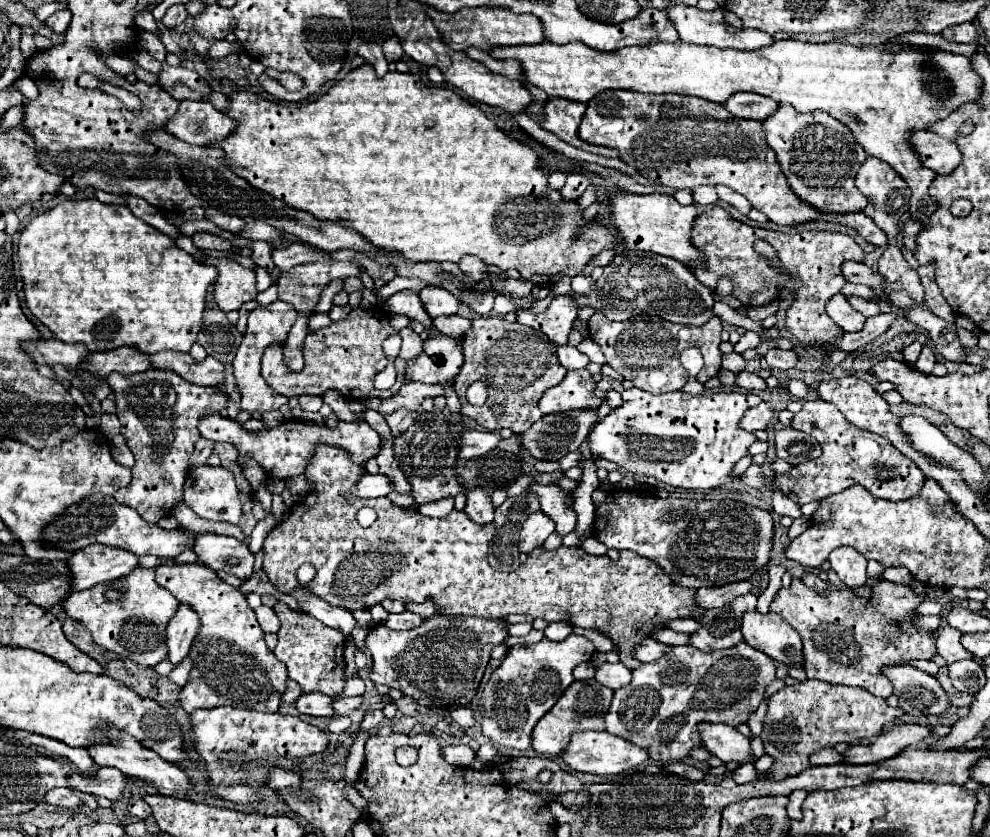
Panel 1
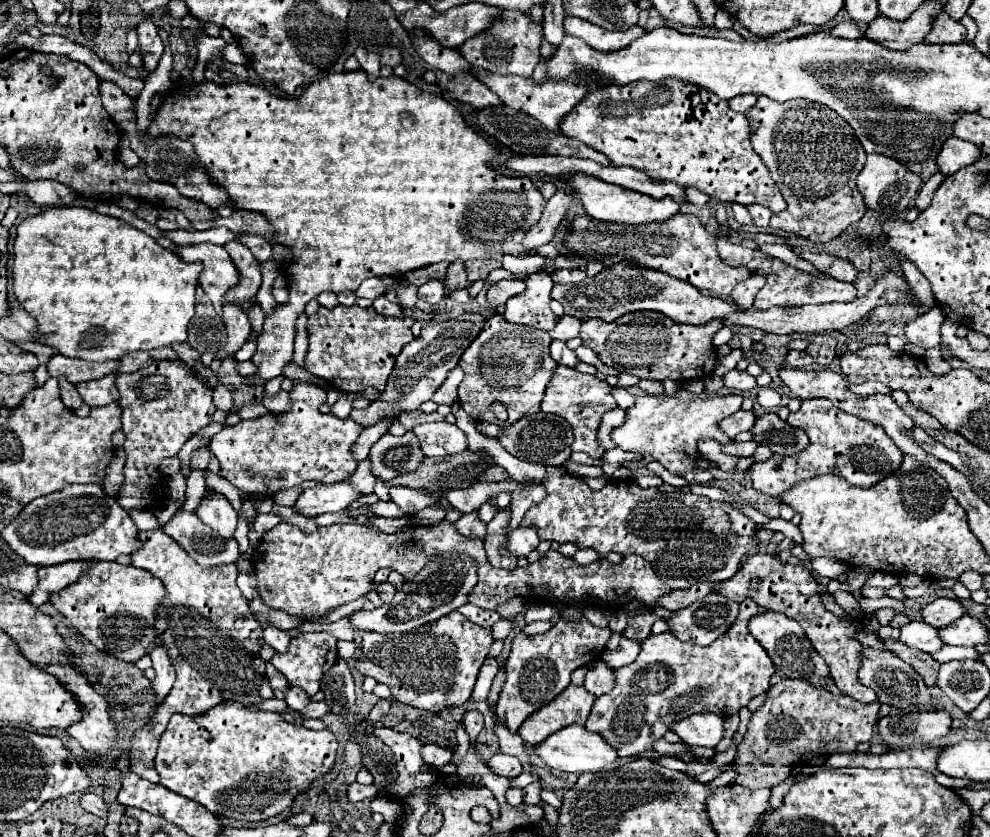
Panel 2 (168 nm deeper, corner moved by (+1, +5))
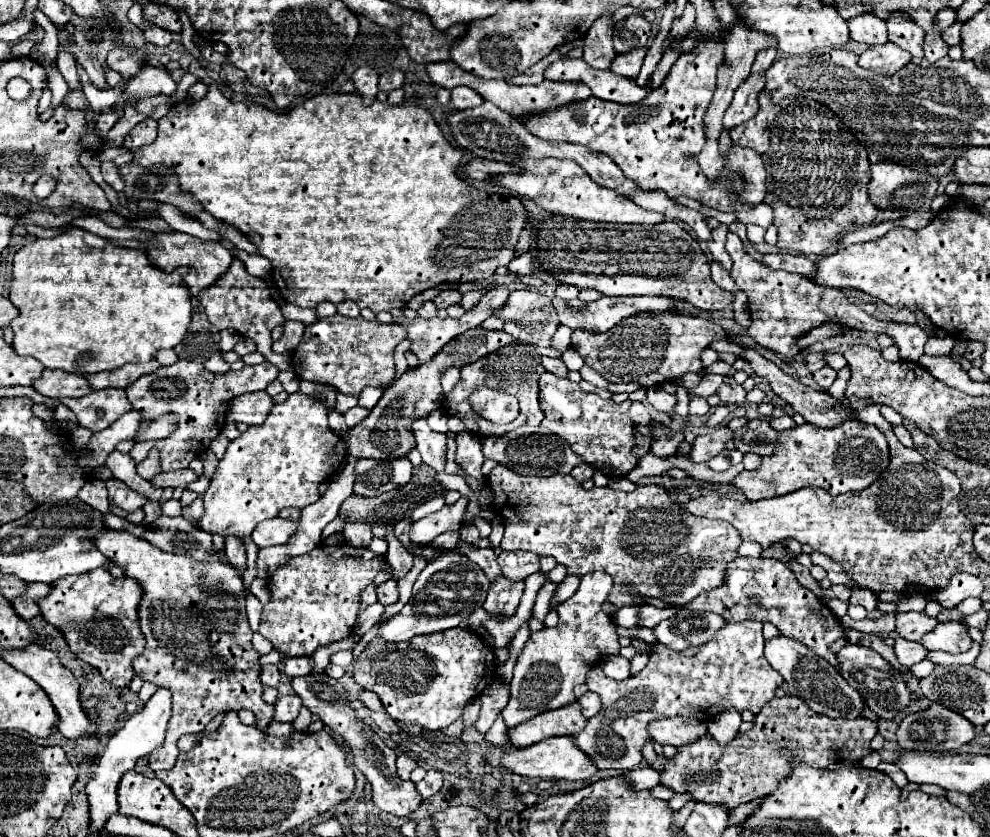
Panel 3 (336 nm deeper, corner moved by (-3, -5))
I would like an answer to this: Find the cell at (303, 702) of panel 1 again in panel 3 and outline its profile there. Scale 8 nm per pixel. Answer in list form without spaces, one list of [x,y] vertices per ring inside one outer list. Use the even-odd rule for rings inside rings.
[[[299,695],[281,697],[275,703],[275,719],[277,721],[283,721],[283,723],[291,723],[299,715],[299,709],[301,709]]]

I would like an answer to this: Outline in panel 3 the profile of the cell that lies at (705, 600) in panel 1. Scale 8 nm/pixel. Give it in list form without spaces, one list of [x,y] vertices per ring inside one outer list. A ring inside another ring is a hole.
[[[643,605],[639,611],[639,625],[641,627],[655,627],[663,619],[671,619],[679,613],[679,607],[653,607],[653,605]]]

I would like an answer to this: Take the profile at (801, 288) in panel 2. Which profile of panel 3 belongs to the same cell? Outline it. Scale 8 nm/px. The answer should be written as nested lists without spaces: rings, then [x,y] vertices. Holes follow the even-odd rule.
[[[731,231],[727,235],[725,249],[727,249],[727,253],[731,255],[731,261],[733,261],[731,277],[733,277],[735,283],[737,283],[737,279],[741,279],[739,287],[749,299],[749,313],[751,313],[751,327],[747,329],[749,335],[755,339],[755,343],[785,355],[785,359],[789,363],[793,363],[797,353],[799,353],[799,347],[797,347],[795,339],[799,335],[803,335],[805,331],[809,331],[811,327],[815,327],[819,323],[825,323],[825,321],[839,321],[839,323],[843,323],[847,327],[853,327],[853,329],[887,333],[897,343],[897,347],[901,351],[901,359],[919,361],[919,357],[923,355],[923,345],[927,341],[927,333],[919,325],[879,321],[879,319],[867,315],[865,311],[861,311],[855,303],[851,303],[841,289],[817,285],[815,281],[811,281],[807,277],[801,277],[801,275],[795,275],[795,273],[775,271],[775,269],[755,261],[751,255],[743,253],[741,239]]]

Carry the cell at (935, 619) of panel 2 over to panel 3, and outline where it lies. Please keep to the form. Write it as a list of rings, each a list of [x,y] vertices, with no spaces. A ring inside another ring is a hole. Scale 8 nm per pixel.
[[[907,611],[907,613],[897,613],[897,633],[899,637],[911,639],[911,641],[919,641],[925,633],[933,631],[937,627],[937,619],[935,617],[927,617],[925,613],[917,613],[917,611]]]

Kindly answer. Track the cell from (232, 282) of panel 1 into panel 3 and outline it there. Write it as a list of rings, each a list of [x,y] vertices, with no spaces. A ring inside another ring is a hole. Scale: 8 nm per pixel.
[[[157,233],[157,237],[147,243],[145,251],[147,251],[151,263],[155,263],[159,269],[163,269],[167,273],[171,273],[179,267],[189,267],[191,271],[185,275],[185,283],[187,283],[191,295],[199,295],[201,291],[205,291],[213,283],[217,283],[229,271],[229,265],[233,261],[233,255],[225,247],[221,247],[217,241],[201,241],[187,233]]]

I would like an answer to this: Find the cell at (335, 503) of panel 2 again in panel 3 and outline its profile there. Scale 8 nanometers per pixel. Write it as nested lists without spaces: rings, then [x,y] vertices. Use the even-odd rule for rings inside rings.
[[[273,517],[267,519],[263,523],[259,523],[251,535],[251,539],[255,541],[257,547],[273,547],[273,545],[283,545],[287,543],[293,533],[297,531],[299,521],[295,519],[281,519],[281,517]]]

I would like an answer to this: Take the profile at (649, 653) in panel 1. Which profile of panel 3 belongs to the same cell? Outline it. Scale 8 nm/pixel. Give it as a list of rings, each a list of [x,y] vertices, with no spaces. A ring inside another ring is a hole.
[[[611,655],[611,657],[603,659],[601,669],[605,671],[607,677],[617,679],[617,681],[627,679],[627,677],[631,675],[631,671],[629,671],[629,661],[627,661],[625,657],[621,657],[621,655]]]

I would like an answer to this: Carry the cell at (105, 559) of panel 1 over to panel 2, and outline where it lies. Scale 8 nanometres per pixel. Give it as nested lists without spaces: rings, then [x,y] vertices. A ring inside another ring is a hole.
[[[67,561],[63,565],[53,565],[53,567],[41,567],[39,569],[39,585],[35,587],[35,593],[31,593],[31,605],[39,607],[49,601],[51,593],[61,591],[63,587],[71,585],[73,581],[79,579],[83,571],[87,571],[87,561]]]

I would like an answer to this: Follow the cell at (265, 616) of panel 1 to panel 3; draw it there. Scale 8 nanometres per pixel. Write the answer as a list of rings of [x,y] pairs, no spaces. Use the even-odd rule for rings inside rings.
[[[285,657],[283,669],[289,677],[307,675],[307,673],[311,673],[311,659],[307,659],[307,657]]]

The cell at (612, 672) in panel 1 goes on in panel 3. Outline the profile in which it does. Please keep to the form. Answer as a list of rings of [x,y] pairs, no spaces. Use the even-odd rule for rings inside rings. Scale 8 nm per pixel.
[[[587,691],[587,693],[579,699],[579,703],[581,703],[581,709],[583,709],[583,715],[585,715],[585,717],[593,717],[593,715],[597,715],[597,713],[601,711],[601,699],[599,699],[599,695],[593,693],[593,691]]]

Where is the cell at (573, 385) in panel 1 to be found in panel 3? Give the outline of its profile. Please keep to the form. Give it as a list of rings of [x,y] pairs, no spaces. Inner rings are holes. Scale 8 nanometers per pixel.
[[[545,373],[539,379],[539,401],[541,409],[545,413],[543,427],[551,429],[555,435],[569,441],[571,449],[581,455],[585,463],[591,467],[603,471],[605,475],[623,475],[631,469],[635,469],[637,461],[631,455],[633,447],[633,421],[627,415],[629,403],[617,405],[611,399],[601,399],[599,395],[581,391],[579,383],[573,383],[569,379],[561,379],[553,373]]]

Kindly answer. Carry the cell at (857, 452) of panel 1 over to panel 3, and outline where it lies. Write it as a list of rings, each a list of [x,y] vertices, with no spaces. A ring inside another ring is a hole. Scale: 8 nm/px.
[[[847,421],[839,427],[823,429],[811,423],[795,425],[779,433],[779,451],[773,457],[763,457],[763,465],[755,471],[743,471],[733,479],[749,501],[781,497],[803,487],[821,487],[831,495],[867,489],[891,461],[885,435],[869,423]]]

